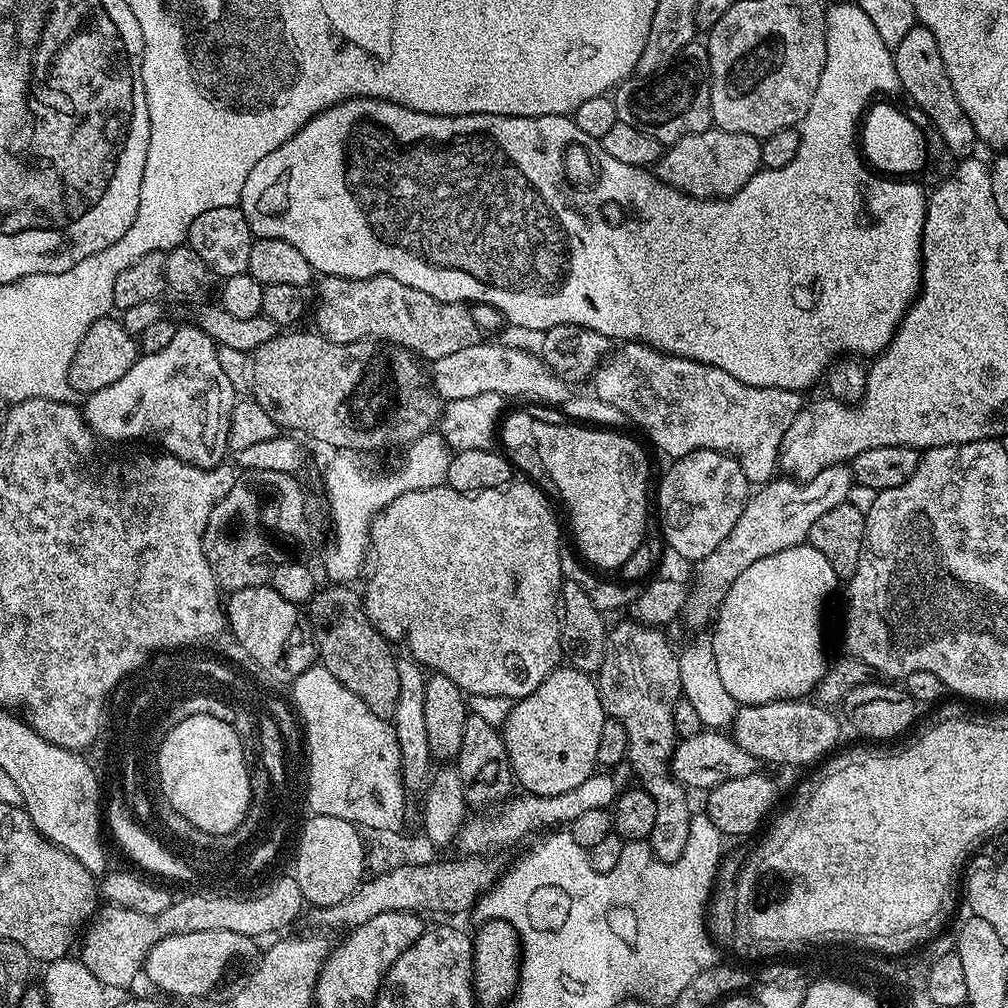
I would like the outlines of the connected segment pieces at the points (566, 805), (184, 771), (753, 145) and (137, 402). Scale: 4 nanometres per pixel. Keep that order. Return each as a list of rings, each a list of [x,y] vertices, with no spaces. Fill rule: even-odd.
[[[600,770],[590,778],[586,778],[586,782],[582,782],[582,786],[574,786],[574,790],[566,790],[566,794],[554,794],[553,796],[513,795],[503,801],[495,810],[489,811],[487,814],[476,814],[473,820],[472,817],[465,819],[460,826],[458,837],[458,845],[460,844],[462,850],[460,852],[488,854],[491,848],[496,848],[499,844],[510,844],[514,840],[520,840],[527,832],[532,832],[535,828],[544,828],[550,824],[556,824],[552,826],[567,826],[586,810],[611,809],[621,791],[621,785],[616,785],[612,774]],[[488,814],[489,816],[484,816]]]
[[[192,716],[181,724],[181,728],[169,731],[154,761],[155,767],[160,767],[163,799],[193,826],[222,834],[250,812],[248,803],[252,800],[252,784],[248,781],[245,742],[231,724],[218,718]]]
[[[713,126],[702,134],[690,134],[676,144],[667,145],[654,172],[662,183],[671,184],[687,196],[695,196],[697,200],[722,200],[742,190],[742,186],[746,186],[746,182],[761,171],[761,158],[762,150],[757,137]]]
[[[195,323],[188,324],[185,328],[184,325],[177,327],[172,341],[168,343],[163,350],[158,350],[158,354],[150,354],[149,356],[141,355],[139,359],[137,359],[136,364],[130,366],[130,370],[126,370],[126,374],[122,374],[122,378],[118,378],[118,382],[114,382],[114,386],[106,386],[106,390],[93,392],[85,399],[88,401],[82,404],[82,411],[88,427],[96,433],[97,437],[103,438],[105,441],[140,440],[145,436],[148,440],[157,440],[157,442],[164,447],[161,449],[163,449],[165,453],[177,456],[182,462],[193,464],[199,468],[216,467],[217,464],[225,459],[224,452],[227,453],[229,451],[228,421],[232,419],[232,411],[238,399],[238,394],[234,390],[234,386],[230,386],[230,378],[226,378],[226,373],[223,372],[222,366],[218,362],[217,347],[216,341],[211,340]]]

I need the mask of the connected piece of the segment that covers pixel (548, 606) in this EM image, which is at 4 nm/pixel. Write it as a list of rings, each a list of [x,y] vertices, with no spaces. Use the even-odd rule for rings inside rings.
[[[513,482],[506,488],[486,490],[485,492],[459,492],[447,486],[438,488],[416,488],[413,492],[403,492],[394,502],[390,502],[372,519],[370,533],[370,571],[368,581],[362,587],[364,609],[375,626],[385,638],[400,636],[408,643],[407,651],[417,664],[432,672],[441,672],[450,678],[469,697],[502,696],[509,702],[521,700],[534,690],[561,663],[562,645],[560,626],[560,528],[556,525],[556,516],[548,505],[549,497],[535,483]]]

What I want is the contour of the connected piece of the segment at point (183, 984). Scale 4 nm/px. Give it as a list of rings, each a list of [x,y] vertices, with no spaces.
[[[198,930],[194,934],[164,936],[144,959],[142,972],[154,987],[172,996],[204,996],[219,986],[224,971],[235,960],[255,957],[256,944],[253,937],[234,934],[234,930]]]

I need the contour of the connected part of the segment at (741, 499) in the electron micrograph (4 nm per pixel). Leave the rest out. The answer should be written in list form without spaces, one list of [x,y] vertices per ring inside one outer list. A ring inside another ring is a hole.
[[[699,448],[669,464],[668,473],[660,480],[660,493],[654,496],[655,507],[660,507],[660,532],[682,559],[699,562],[727,538],[734,522],[742,518],[750,485],[738,461],[709,448]]]

